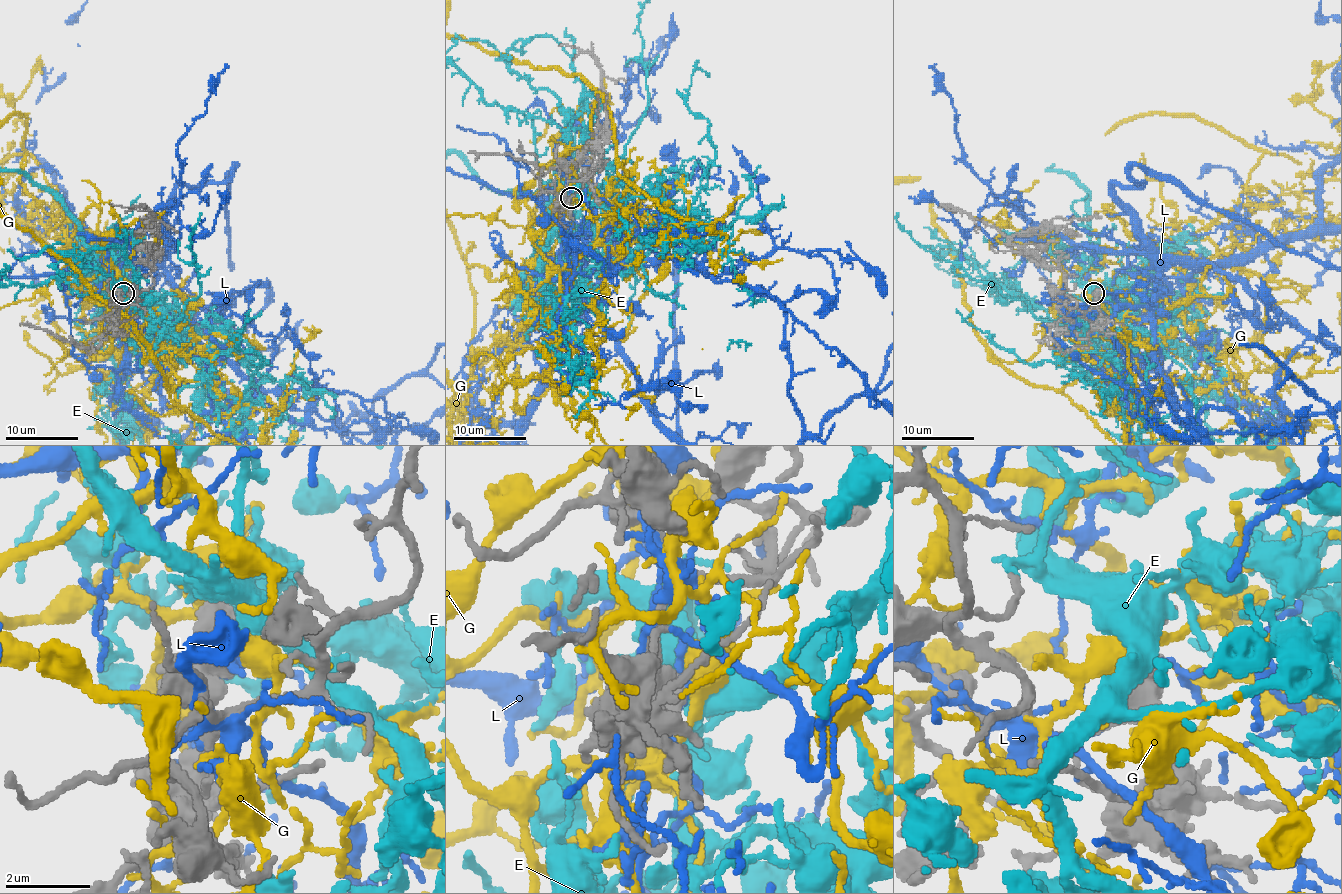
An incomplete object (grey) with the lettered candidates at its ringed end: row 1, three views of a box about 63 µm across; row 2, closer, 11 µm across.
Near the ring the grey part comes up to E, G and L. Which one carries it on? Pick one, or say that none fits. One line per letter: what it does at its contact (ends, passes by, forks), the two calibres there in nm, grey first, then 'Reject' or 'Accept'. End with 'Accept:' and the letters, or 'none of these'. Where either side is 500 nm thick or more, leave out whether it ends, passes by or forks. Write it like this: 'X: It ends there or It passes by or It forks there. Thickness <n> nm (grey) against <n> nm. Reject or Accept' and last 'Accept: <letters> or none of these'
E: Thickness 550 nm (grey) against 550 nm. Accept
G: Thickness 440 nm (grey) against 500 nm. Reject
L: It passes by. Thickness 480 nm (grey) against 130 nm. Reject
Accept: E

